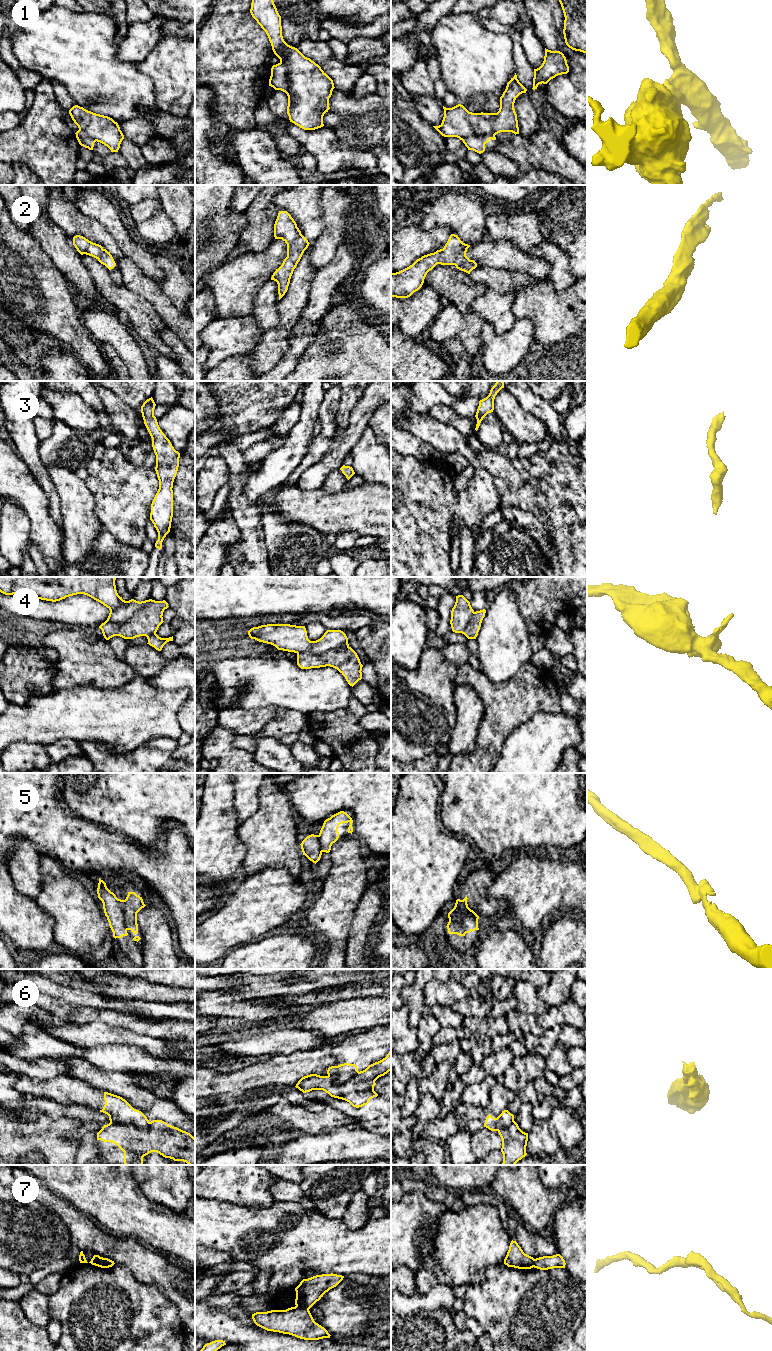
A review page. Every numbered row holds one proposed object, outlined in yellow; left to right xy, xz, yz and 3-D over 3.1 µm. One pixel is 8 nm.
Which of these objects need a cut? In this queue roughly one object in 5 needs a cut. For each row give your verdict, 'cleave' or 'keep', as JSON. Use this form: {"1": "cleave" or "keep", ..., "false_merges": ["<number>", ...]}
{"1": "cleave", "2": "keep", "3": "keep", "4": "cleave", "5": "cleave", "6": "cleave", "7": "cleave", "false_merges": ["1", "4", "5", "6", "7"]}

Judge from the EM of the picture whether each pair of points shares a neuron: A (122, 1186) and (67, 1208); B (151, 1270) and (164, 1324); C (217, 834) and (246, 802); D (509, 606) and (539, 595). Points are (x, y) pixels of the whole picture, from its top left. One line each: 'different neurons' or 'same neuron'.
A: different neurons
B: different neurons
C: different neurons
D: different neurons

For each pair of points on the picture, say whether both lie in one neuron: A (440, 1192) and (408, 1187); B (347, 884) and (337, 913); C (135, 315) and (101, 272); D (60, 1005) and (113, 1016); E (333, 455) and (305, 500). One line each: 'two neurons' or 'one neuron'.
A: one neuron
B: one neuron
C: one neuron
D: one neuron
E: two neurons

